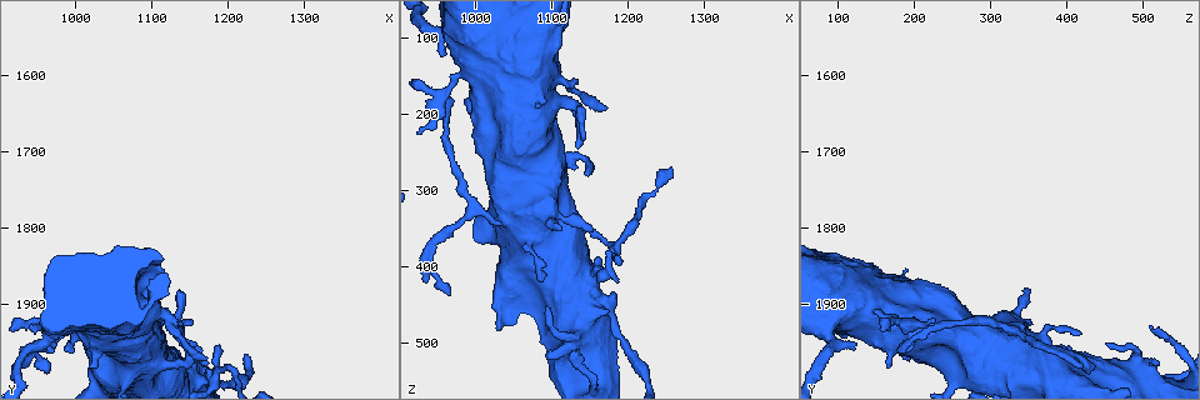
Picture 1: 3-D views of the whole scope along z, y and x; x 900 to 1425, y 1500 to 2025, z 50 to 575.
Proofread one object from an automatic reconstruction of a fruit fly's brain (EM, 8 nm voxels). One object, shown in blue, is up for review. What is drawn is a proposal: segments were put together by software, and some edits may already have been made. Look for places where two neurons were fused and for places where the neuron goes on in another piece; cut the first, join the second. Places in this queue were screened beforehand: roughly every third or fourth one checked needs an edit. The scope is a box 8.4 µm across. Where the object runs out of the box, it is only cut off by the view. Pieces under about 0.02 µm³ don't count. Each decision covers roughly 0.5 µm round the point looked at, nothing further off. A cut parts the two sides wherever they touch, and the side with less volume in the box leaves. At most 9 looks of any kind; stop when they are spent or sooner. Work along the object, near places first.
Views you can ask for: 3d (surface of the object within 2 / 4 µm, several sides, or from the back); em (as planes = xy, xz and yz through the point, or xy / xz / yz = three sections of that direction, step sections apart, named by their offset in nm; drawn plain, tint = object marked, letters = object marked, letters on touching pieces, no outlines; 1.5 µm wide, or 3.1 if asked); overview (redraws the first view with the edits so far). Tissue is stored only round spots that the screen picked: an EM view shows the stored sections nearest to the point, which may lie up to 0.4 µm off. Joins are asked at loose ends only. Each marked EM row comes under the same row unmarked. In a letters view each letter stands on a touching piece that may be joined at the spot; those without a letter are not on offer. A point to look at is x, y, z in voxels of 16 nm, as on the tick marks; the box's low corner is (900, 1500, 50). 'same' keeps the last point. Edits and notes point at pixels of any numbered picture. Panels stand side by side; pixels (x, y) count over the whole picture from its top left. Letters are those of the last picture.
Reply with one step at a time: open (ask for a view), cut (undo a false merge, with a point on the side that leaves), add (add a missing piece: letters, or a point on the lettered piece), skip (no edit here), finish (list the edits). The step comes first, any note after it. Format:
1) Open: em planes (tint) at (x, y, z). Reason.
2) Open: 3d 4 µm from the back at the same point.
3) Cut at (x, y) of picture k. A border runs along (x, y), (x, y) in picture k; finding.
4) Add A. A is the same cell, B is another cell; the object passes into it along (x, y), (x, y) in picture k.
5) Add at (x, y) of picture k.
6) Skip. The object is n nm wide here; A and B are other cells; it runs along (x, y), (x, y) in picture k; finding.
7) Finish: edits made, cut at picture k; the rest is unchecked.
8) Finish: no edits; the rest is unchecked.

Open: em planes (letters) at (1090, 1940, 420). An open end.

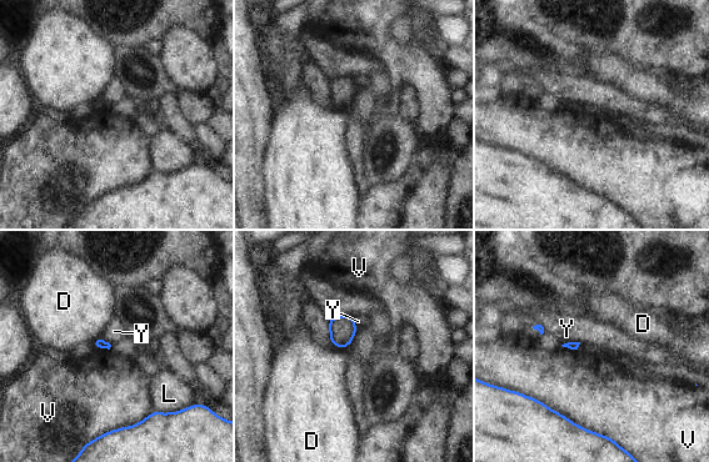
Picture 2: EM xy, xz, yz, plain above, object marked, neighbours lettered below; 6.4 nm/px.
Skip. D, L, V and Y are other cells; a border runs along (518, 391), (605, 436) in picture 2; no lettered piece goes on from it.

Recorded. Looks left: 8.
Open: 3d 2 µm at (1090, 1975, 520). An open end.

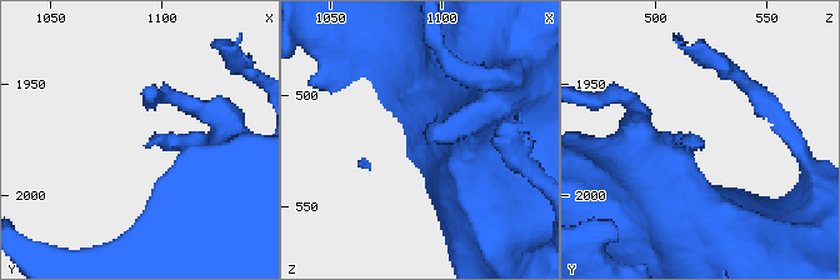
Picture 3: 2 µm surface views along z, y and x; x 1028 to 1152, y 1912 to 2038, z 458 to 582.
Open: em planes (letters) at (1094, 1978, 520).

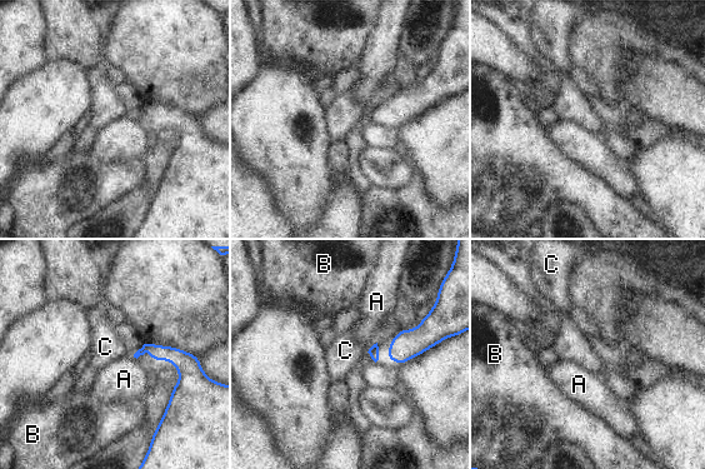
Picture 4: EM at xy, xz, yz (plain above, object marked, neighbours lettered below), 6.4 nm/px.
Skip. A, B and C are other cells; it runs along (146, 347), (185, 368), (160, 428) in picture 4; none of them fits.

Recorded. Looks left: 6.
Open: 3d 2 µm at (960, 1955, 125). An open end.

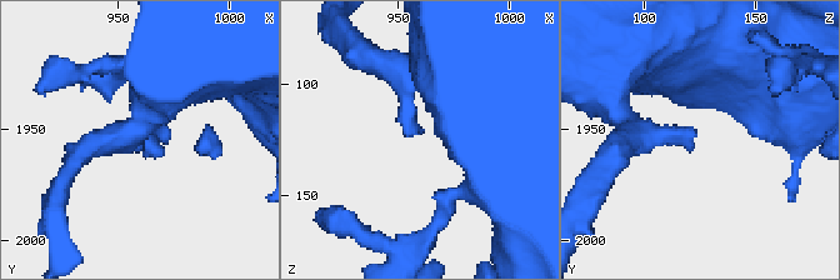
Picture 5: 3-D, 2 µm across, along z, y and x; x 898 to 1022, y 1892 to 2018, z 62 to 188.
Open: em yz step 4 (letters) at (960, 1957, 121). The arms are 200, 480 nm wide; now the EM.

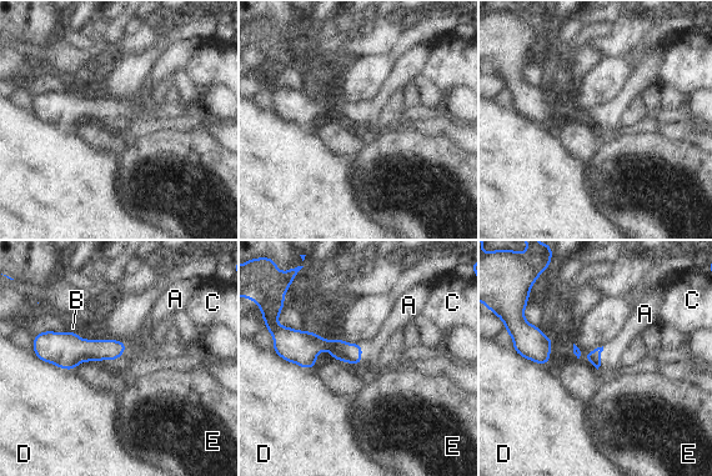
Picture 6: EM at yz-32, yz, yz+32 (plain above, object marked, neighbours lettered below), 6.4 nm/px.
Open: em xy step 4 (letters) at the same point.

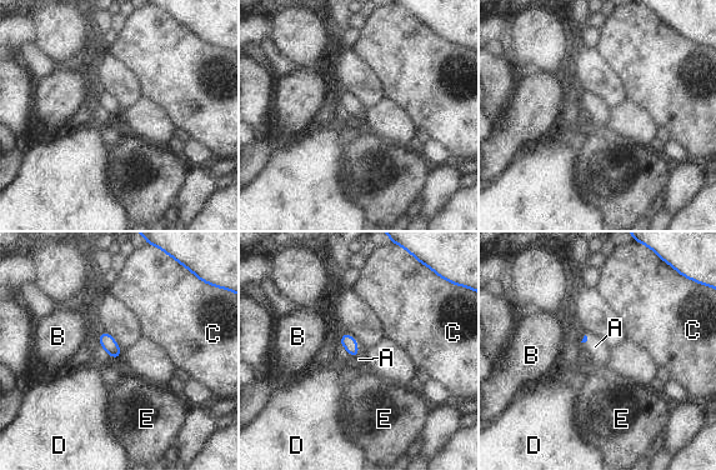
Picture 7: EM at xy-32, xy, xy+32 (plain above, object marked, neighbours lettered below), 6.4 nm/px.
Add A. A is the same cell, B, C, D and E are other cells; the object passes into it along (349, 343), (360, 351), (359, 359) in picture 7; it goes on there.

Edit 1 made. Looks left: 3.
Finish: edits made, add at picture 7; the rest is unchecked.

